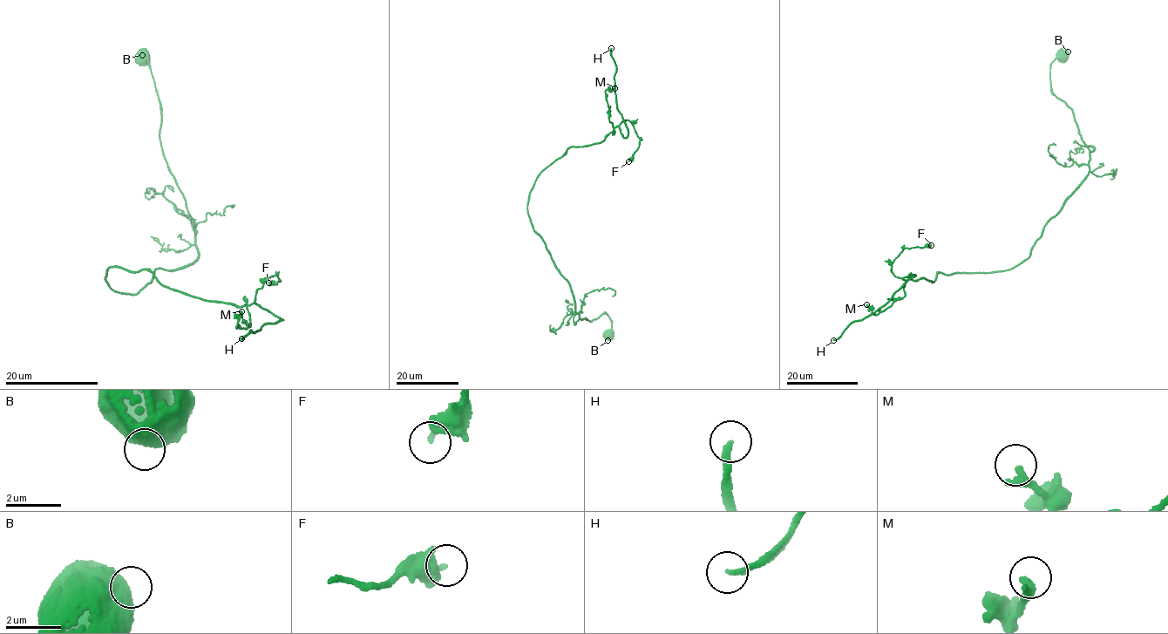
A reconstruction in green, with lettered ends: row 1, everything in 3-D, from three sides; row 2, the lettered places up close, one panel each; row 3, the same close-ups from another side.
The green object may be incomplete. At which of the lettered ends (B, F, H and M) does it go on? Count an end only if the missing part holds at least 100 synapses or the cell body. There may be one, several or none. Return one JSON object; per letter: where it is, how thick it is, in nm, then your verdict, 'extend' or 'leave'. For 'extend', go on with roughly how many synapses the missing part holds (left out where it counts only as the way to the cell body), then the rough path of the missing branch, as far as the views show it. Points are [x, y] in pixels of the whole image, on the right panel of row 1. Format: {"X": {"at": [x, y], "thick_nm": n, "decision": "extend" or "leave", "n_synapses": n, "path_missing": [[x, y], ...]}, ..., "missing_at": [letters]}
{"B": {"at": [1068, 51], "thick_nm": 1000, "decision": "leave"}, "F": {"at": [931, 245], "thick_nm": 260, "decision": "leave"}, "H": {"at": [833, 340], "thick_nm": 220, "decision": "extend", "n_synapses": 110, "path_missing": [[833, 340], [818, 351], [818, 360], [808, 361], [806, 369]]}, "M": {"at": [866, 304], "thick_nm": 320, "decision": "leave"}, "missing_at": ["H"]}

